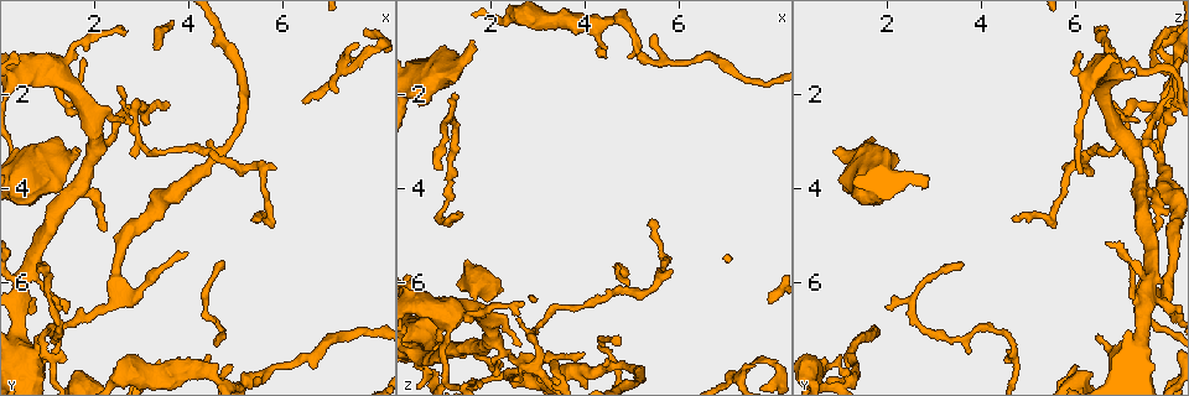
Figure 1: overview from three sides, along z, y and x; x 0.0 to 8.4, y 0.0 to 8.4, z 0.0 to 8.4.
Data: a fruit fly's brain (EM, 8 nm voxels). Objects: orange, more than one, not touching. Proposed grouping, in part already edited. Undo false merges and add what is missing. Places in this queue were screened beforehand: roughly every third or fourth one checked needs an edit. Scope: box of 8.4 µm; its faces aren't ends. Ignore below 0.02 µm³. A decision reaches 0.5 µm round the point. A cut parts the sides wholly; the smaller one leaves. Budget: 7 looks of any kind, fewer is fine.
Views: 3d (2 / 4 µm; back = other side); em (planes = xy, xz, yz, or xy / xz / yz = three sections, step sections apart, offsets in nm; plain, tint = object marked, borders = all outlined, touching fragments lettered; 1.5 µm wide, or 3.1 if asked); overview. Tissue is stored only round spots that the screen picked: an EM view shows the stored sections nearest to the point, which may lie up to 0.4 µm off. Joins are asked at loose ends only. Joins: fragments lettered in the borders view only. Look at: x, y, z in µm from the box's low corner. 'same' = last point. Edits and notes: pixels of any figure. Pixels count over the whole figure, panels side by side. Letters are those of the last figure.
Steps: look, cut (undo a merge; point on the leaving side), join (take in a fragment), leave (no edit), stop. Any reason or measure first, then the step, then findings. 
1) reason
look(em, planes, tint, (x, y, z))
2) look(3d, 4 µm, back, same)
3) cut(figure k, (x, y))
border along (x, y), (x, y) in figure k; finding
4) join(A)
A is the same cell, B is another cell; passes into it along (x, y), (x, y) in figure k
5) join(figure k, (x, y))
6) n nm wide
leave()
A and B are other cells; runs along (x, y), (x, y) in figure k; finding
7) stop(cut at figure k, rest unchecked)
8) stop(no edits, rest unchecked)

sudden change in width
look(3d, 4 µm, (4.50, 3.45, 7.75))

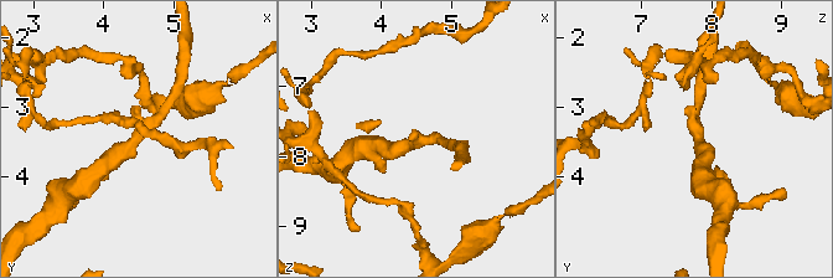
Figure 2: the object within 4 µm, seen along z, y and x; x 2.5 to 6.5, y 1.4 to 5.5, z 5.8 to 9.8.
look(em, planes, borders, (4.45, 3.50, 7.85))

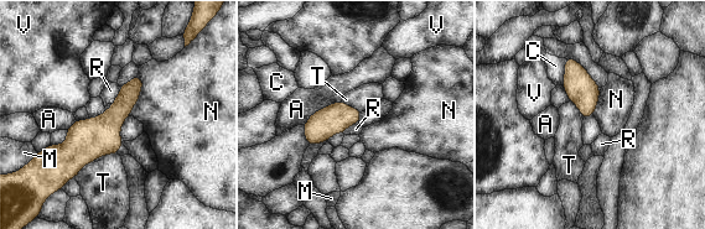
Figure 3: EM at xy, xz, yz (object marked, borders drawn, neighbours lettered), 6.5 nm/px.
leave()
A, C, M, N, R, T and V are other cells; border along (120, 87), (115, 100), (105, 110) in figure 3; continuous, no second cell

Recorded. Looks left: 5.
three-way junction
look(em, xz, step 8, tint, (2.90, 2.30, 7.75))

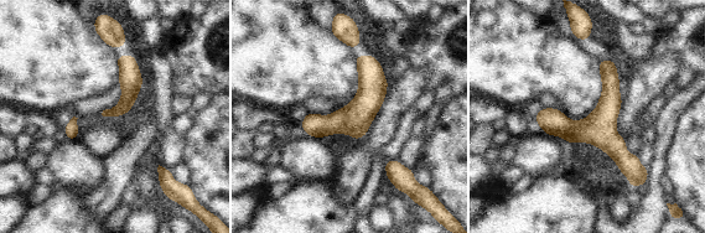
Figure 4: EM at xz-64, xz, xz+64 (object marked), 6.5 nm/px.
another direction
look(em, planes, borders, same)

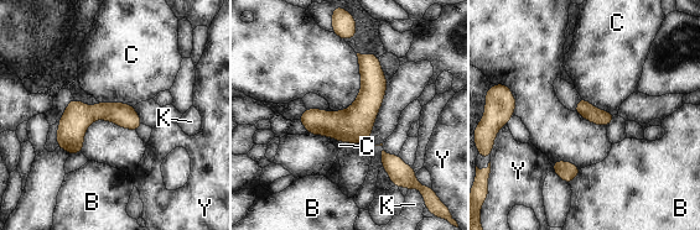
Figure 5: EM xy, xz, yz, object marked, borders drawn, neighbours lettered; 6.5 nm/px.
leave()
B, C, K and Y are other cells; runs along (369, 56), (369, 98), (311, 130) in figure 5; continuous, no second cell

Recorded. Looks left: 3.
thin end
look(em, yz, step 8, tint, (4.00, 5.40, 7.45))

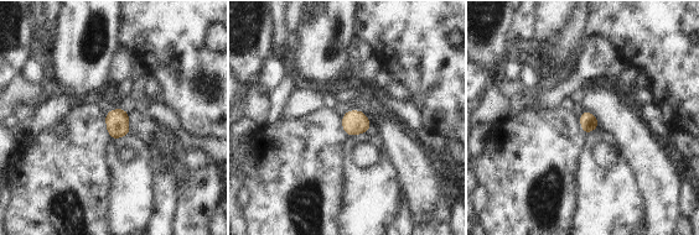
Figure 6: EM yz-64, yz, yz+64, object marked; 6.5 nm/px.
look(em, planes, borders, same)

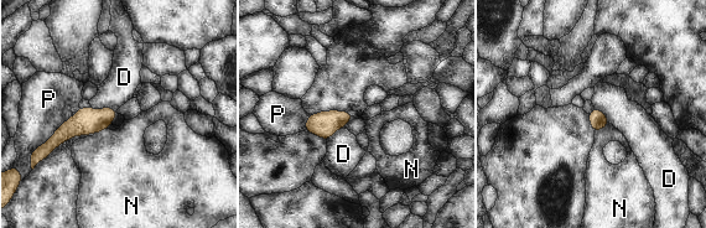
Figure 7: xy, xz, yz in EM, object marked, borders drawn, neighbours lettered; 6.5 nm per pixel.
leave()
D, N and P are other cells; runs along (113, 112), (51, 143) in figure 7; none of them fits

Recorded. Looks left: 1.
stop(no edits, rest unchecked)

